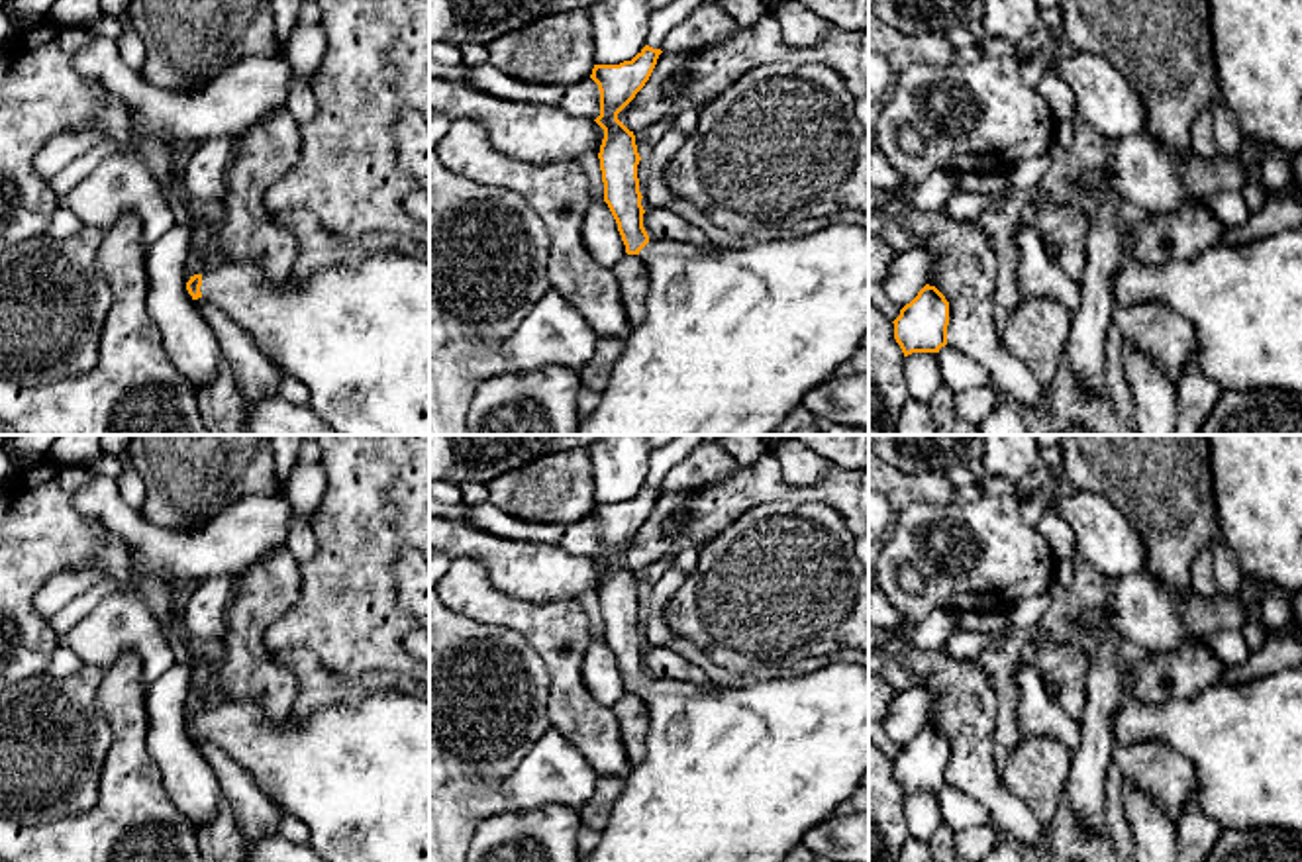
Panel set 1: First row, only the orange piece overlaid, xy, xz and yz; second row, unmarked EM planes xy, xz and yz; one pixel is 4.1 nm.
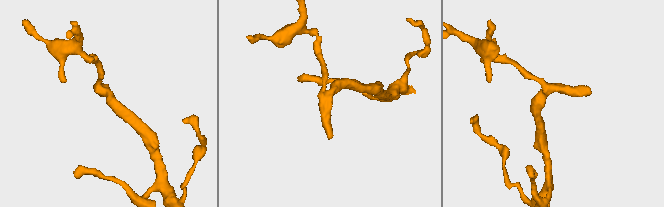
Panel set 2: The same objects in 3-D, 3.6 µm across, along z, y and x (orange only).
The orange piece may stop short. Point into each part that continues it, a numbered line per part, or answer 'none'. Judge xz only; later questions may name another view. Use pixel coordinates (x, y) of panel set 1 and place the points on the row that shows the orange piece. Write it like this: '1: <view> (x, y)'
1: xz (732, 341)

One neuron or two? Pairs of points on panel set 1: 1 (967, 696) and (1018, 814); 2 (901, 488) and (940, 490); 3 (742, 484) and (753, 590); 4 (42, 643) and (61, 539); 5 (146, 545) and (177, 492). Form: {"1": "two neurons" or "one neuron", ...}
{"1": "one neuron", "2": "one neuron", "3": "two neurons", "4": "one neuron", "5": "two neurons"}

